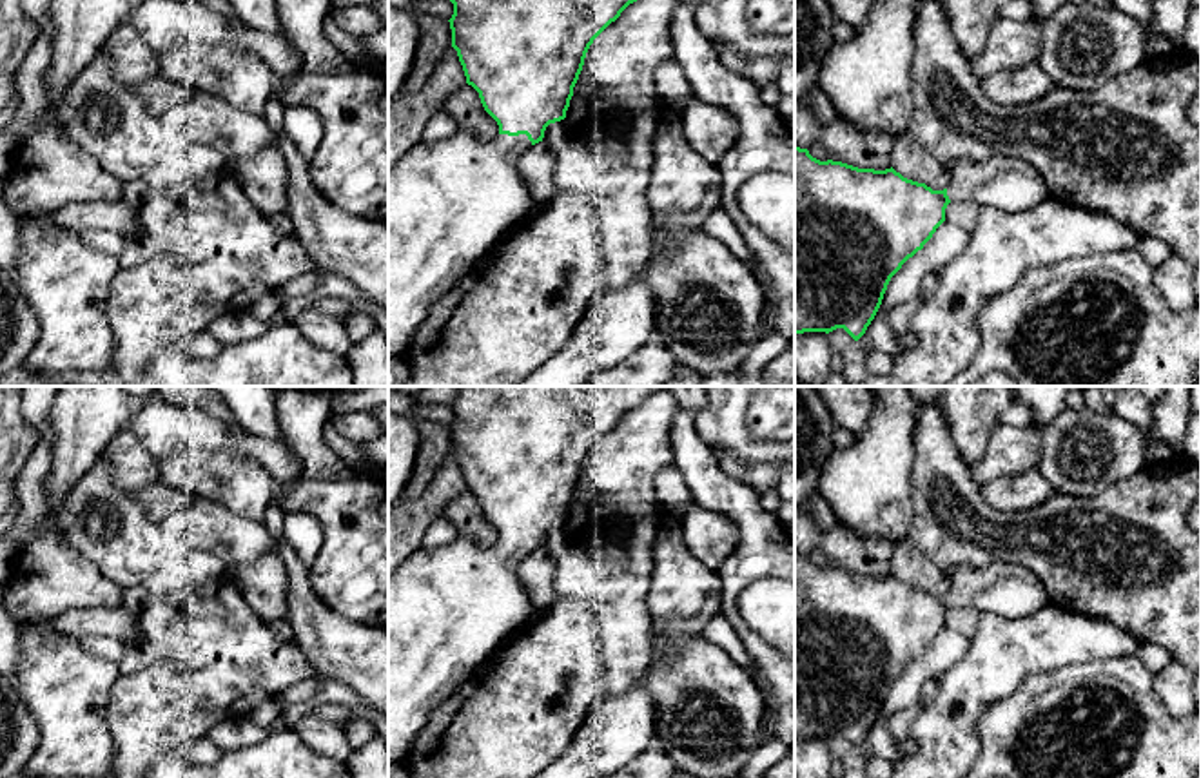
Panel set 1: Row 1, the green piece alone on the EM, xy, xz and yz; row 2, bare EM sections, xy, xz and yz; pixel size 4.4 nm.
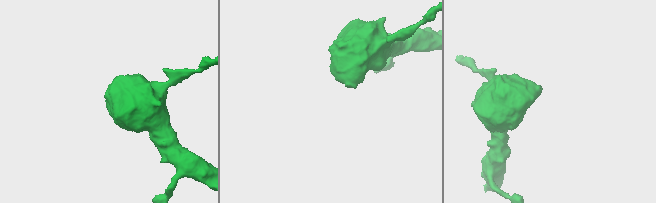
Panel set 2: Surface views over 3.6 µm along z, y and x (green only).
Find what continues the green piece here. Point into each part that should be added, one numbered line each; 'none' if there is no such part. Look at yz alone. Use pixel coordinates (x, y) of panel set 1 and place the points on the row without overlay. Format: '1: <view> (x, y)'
1: yz (1007, 590)

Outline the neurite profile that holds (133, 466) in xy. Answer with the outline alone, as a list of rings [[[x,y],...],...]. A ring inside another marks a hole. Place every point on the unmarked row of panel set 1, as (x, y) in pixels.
[[[127,426],[114,433],[103,455],[114,484],[131,495],[160,481],[160,462]]]

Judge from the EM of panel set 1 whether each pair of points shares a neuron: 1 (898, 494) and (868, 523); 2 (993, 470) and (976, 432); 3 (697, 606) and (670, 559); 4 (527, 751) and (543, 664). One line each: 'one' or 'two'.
1: one
2: two
3: one
4: one

